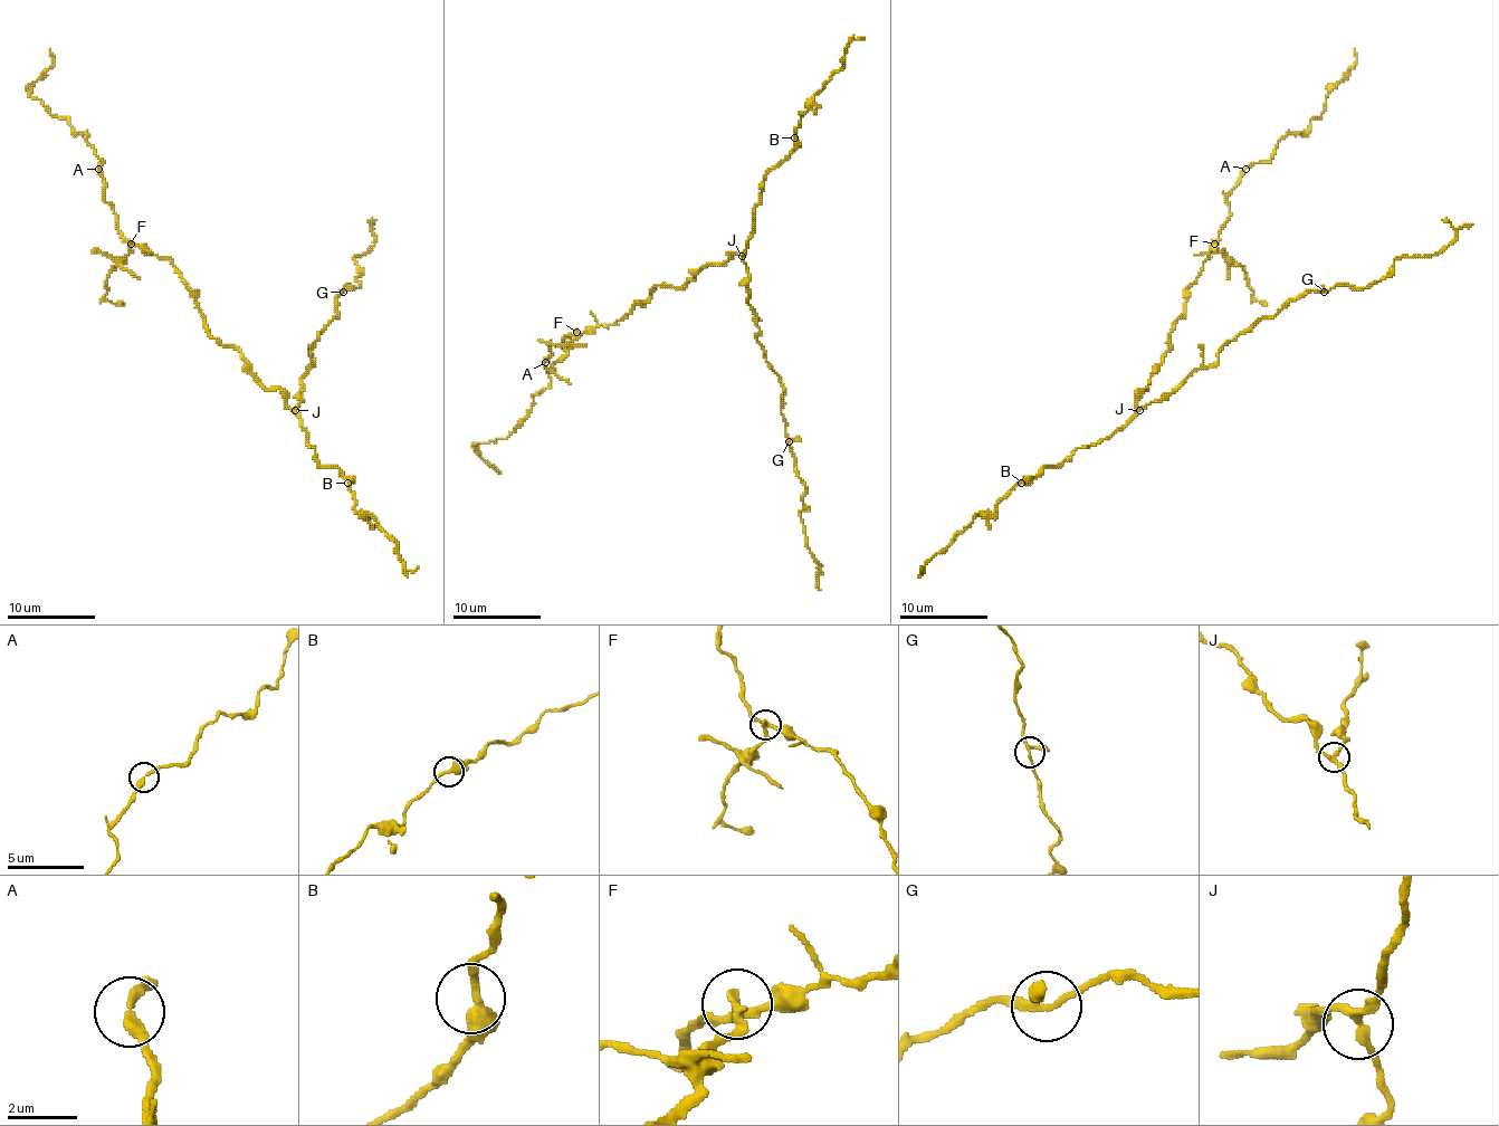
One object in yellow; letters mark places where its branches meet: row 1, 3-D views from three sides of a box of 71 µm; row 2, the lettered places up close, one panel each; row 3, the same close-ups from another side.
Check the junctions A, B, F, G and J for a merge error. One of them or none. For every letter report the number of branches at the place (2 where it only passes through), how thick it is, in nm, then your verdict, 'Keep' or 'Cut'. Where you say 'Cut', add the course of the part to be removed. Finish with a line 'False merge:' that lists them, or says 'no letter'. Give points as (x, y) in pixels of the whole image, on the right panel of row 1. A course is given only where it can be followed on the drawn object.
A: Branches: 2. Thickness 280 nm. Keep
B: Branches: 2. Thickness 340 nm. Keep
F: Branches: 3. Thickness 240 nm. Cut. Course of the part to remove: (1214, 244), (1244, 270), (1253, 296), (1267, 305)
G: Branches: 3. Thickness 180 nm. Keep
J: Branches: 3. Thickness 240 nm. Keep
False merge: F

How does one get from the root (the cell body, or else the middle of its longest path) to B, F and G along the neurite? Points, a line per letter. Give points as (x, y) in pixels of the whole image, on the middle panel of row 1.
B: (696, 276), (704, 267), (724, 263), (746, 248), (761, 182), (792, 151), (794, 137)
F: (696, 276), (683, 287), (658, 285), (614, 324), (599, 324), (583, 333), (578, 331)
G: (696, 276), (737, 253), (742, 256), (756, 340), (783, 385), (781, 412), (790, 440)

